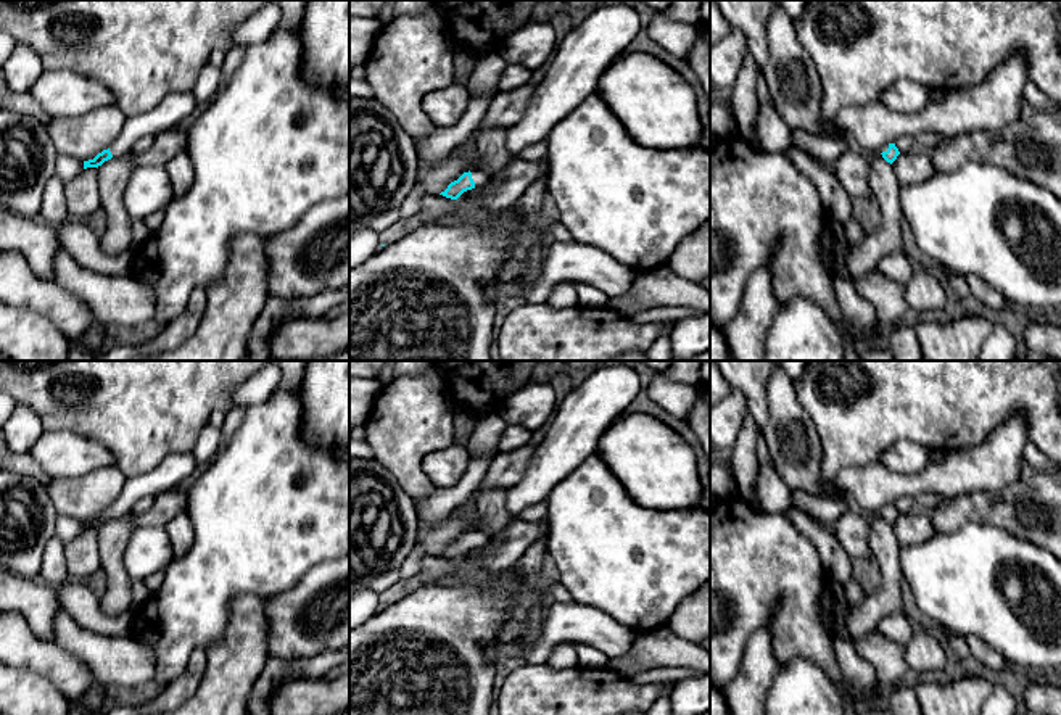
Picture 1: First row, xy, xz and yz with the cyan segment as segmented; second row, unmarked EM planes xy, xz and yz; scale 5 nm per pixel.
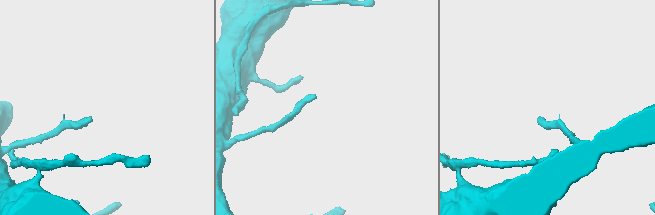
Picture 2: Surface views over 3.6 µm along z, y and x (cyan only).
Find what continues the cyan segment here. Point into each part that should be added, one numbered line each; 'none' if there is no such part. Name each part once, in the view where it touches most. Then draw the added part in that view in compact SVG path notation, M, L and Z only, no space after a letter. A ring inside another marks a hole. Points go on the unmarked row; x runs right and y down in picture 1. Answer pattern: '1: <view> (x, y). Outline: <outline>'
1: xz (480, 538). Outline: M473 530L470 533L472 533L472 539L475 543L475 549L486 546L493 538L488 533L483 533L483 531L478 531L478 530Z

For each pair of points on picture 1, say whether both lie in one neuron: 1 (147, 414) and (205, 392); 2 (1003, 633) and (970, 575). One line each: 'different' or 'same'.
1: same
2: same

